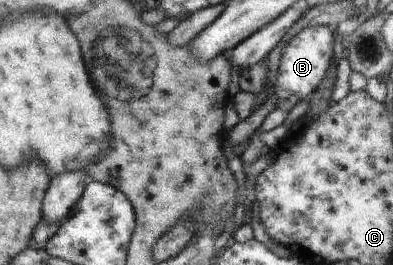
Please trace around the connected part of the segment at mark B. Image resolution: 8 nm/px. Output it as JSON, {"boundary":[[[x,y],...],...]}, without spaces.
{"boundary":[[[317,25],[309,26],[301,32],[297,32],[285,46],[283,56],[281,56],[281,66],[279,66],[279,76],[275,82],[276,103],[275,109],[289,112],[295,107],[299,100],[305,98],[315,91],[325,76],[325,68],[329,66],[331,60],[331,46],[333,46],[333,36],[329,26]]]}

